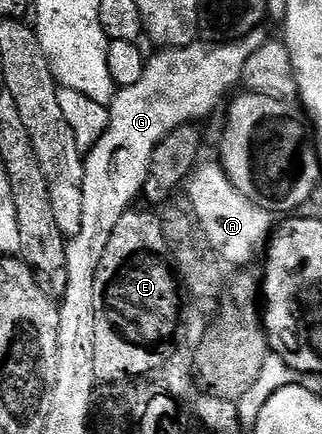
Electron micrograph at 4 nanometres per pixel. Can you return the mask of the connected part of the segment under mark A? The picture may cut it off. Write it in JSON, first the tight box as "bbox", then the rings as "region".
{"bbox":[188,162,275,266],"region":[[[202,162],[197,165],[196,171],[188,181],[188,195],[196,211],[200,216],[200,222],[212,248],[217,252],[223,263],[234,266],[246,266],[256,248],[265,245],[269,241],[275,227],[275,213],[256,206],[228,178],[228,174],[222,169],[221,163],[206,164]]]}

